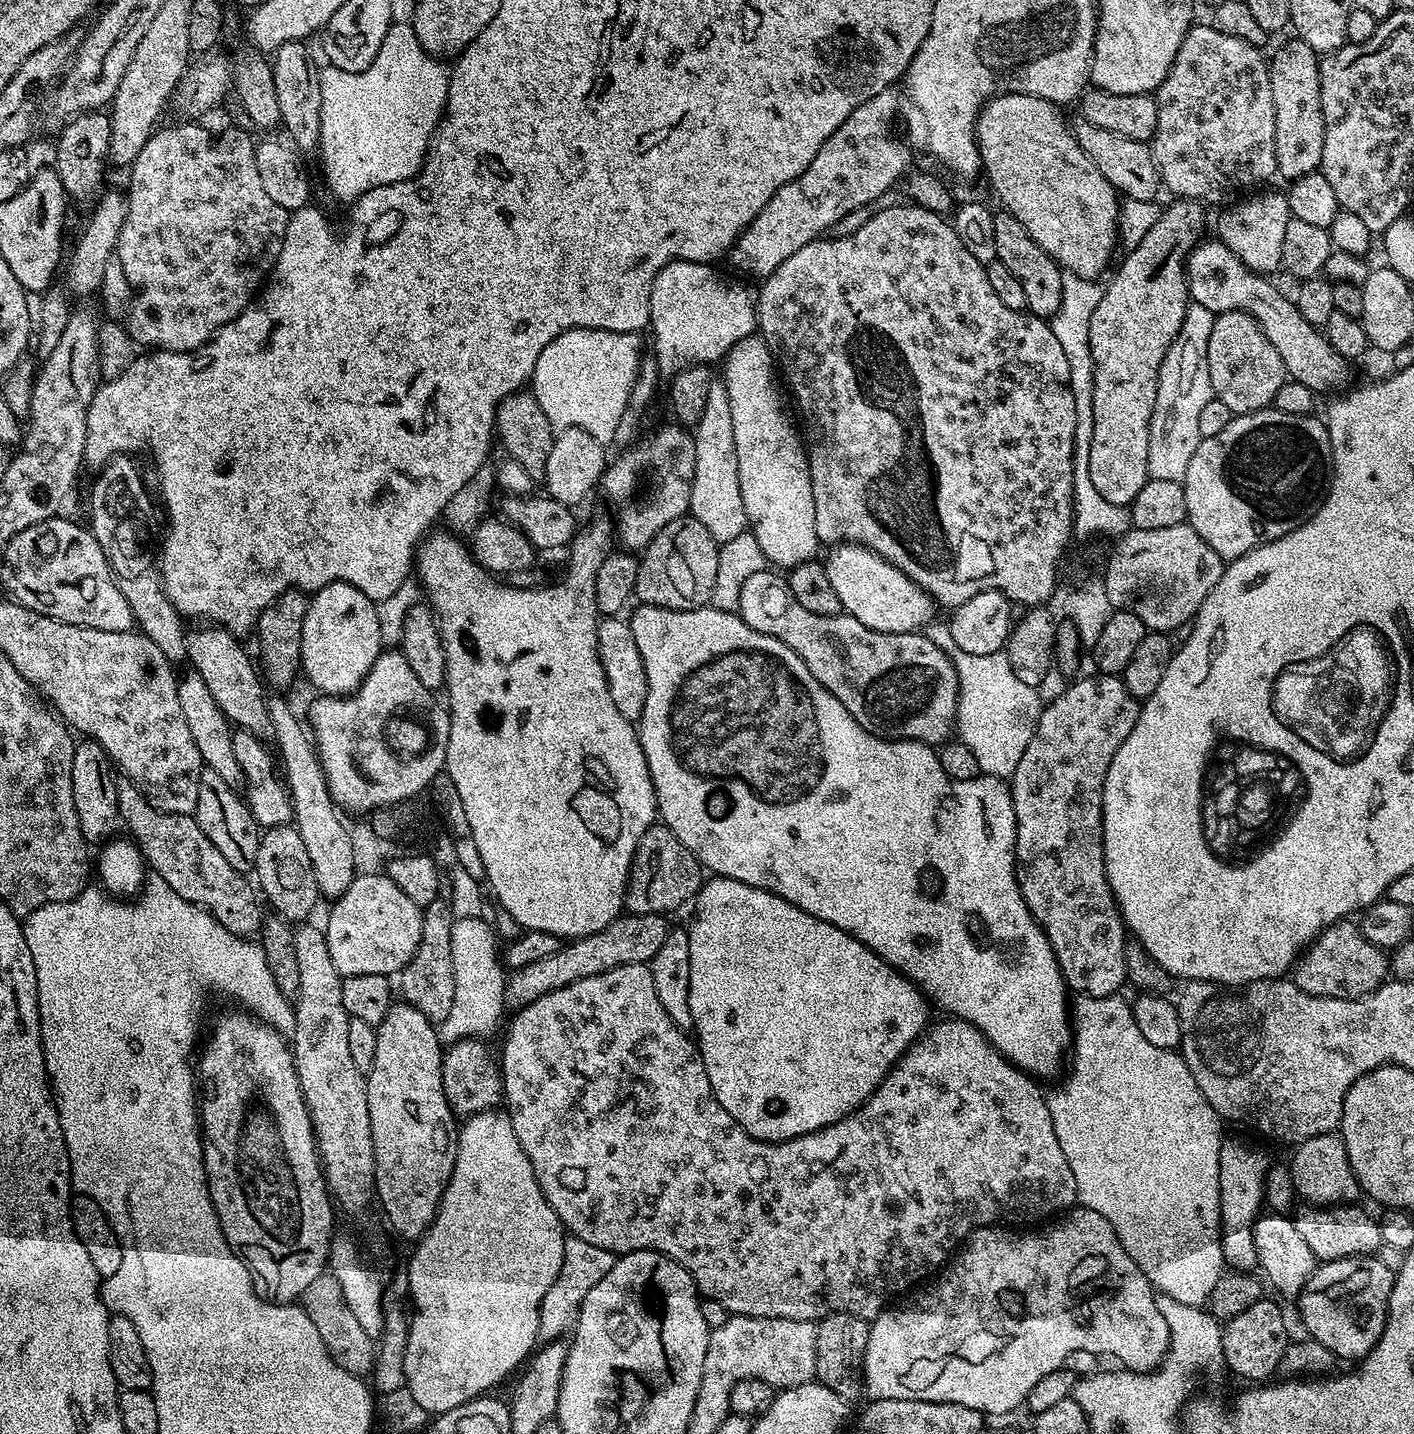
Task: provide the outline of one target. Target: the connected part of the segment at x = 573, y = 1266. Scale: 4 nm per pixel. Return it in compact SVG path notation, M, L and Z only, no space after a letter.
M577 1236L565 1237L562 1268L559 1270L554 1284L547 1290L545 1298L540 1303L539 1339L541 1341L551 1342L561 1339L575 1327L583 1298L586 1298L586 1294L610 1272L617 1259L614 1252L603 1250L600 1246L593 1246L590 1242L585 1242Z

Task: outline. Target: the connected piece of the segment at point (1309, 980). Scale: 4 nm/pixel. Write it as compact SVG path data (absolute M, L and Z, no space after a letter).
M1345 918L1325 928L1308 945L1298 961L1298 967L1294 972L1294 982L1302 991L1311 996L1357 1000L1380 987L1389 979L1389 976L1390 969L1385 949L1370 943L1360 933L1359 923Z

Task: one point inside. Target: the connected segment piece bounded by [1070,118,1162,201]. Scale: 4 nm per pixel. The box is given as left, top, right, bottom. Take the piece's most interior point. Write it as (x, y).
(1126, 163)

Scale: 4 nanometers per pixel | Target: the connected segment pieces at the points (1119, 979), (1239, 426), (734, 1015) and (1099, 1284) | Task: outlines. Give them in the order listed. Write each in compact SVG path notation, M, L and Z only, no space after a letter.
M1095 674L1096 676L1088 676L1085 680L1076 678L1071 681L1072 684L1065 692L1060 692L1052 701L1045 703L1040 709L1040 717L1036 719L1036 727L1032 730L1032 737L1026 746L1026 750L1022 754L1022 758L1018 758L1018 766L1014 770L1014 774L1010 777L1010 787L1012 790L1012 801L1014 802L1014 818L1016 819L1016 881L1020 887L1022 898L1026 902L1026 906L1030 910L1030 914L1040 924L1040 929L1046 934L1046 938L1050 942L1050 946L1056 955L1056 961L1060 967L1060 972L1064 975L1064 983L1068 985L1073 993L1082 996L1093 996L1094 998L1102 998L1103 996L1114 996L1121 991L1120 987L1125 987L1128 975L1126 974L1126 958L1124 957L1124 945L1126 943L1126 929L1124 927L1124 919L1120 917L1120 910L1116 907L1116 899L1110 890L1110 882L1106 878L1106 866L1104 865L1104 827L1102 826L1102 794L1104 793L1104 779L1106 778L1106 770L1110 770L1110 762L1114 758L1114 754L1118 754L1118 746L1122 746L1122 742L1126 742L1126 734L1130 734L1130 730L1134 730L1134 722L1138 722L1138 714L1140 713L1141 701L1136 700L1130 690L1126 690L1123 679L1119 675L1105 676L1103 674Z
M1267 407L1263 412L1248 412L1245 416L1233 415L1231 422L1218 434L1205 436L1200 441L1198 450L1194 450L1194 458L1190 458L1190 466L1186 466L1186 474L1183 478L1184 493L1186 494L1187 523L1214 550L1224 561L1237 560L1242 554L1262 546L1266 542L1274 542L1298 525L1304 524L1322 506L1322 502L1328 493L1328 484L1332 481L1332 447L1328 437L1328 425L1323 419L1316 420L1315 415L1295 416L1294 414L1282 414L1274 407Z
M725 876L708 878L700 885L696 893L692 912L692 924L687 925L690 938L690 1014L694 1039L700 1049L700 1057L706 1066L706 1078L710 1078L710 1086L714 1098L750 1134L755 1140L789 1140L802 1134L810 1134L838 1122L849 1116L855 1108L862 1107L871 1098L872 1092L883 1082L886 1074L904 1057L904 1053L915 1040L925 1035L929 1027L929 1001L923 992L912 981L907 980L874 950L870 950L858 938L846 934L846 930L838 930L830 922L822 922L822 918L814 918L814 914L806 914L806 910L798 910L790 902L780 896L743 884L737 880L727 880Z
M1076 1206L1052 1223L1047 1226L1036 1226L1031 1230L1017 1230L1012 1226L977 1228L963 1247L939 1269L938 1275L931 1281L933 1284L925 1292L913 1291L911 1295L904 1298L909 1300L901 1299L896 1302L901 1304L893 1303L879 1312L868 1329L864 1355L865 1393L872 1400L921 1400L961 1404L991 1417L990 1415L1000 1416L1003 1412L1012 1412L1019 1404L1021 1407L1027 1401L1030 1390L1034 1390L1035 1384L1045 1374L1050 1374L1050 1370L1058 1370L1069 1363L1068 1355L1071 1352L1101 1352L1104 1356L1113 1356L1114 1359L1121 1360L1124 1363L1121 1365L1130 1372L1150 1372L1153 1368L1159 1368L1164 1355L1168 1353L1170 1342L1170 1330L1166 1326L1166 1318L1158 1314L1157 1293L1151 1282L1146 1278L1146 1274L1142 1274L1134 1258L1130 1258L1130 1254L1122 1246L1110 1222L1106 1222L1106 1218L1102 1218L1102 1214L1094 1210Z

